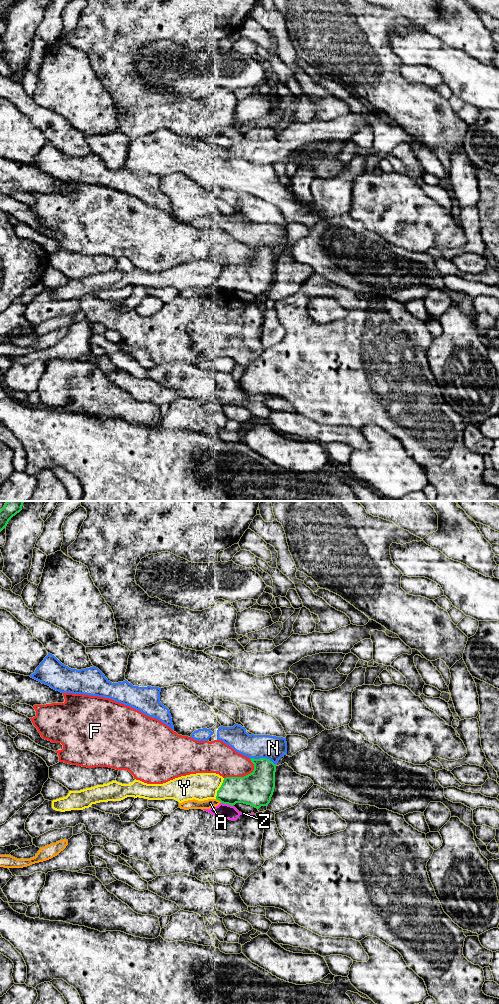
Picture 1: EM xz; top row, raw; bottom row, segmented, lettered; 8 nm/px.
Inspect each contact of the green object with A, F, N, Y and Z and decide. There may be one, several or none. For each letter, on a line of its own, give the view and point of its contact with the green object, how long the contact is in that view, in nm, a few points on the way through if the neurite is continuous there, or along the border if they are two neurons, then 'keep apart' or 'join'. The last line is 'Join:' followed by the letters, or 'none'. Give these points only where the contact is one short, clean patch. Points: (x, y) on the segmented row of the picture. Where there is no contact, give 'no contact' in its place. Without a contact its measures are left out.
A: contact xz (219, 800); length 60 nm; keep apart
F: contact xz (241, 777); length 280 nm; keep apart
N: contact xz (263, 758); length 220 nm; keep apart
Y: contact xz (219, 788); length 180 nm; keep apart
Z: contact xz (227, 803); length 100 nm; keep apart
Join: none

